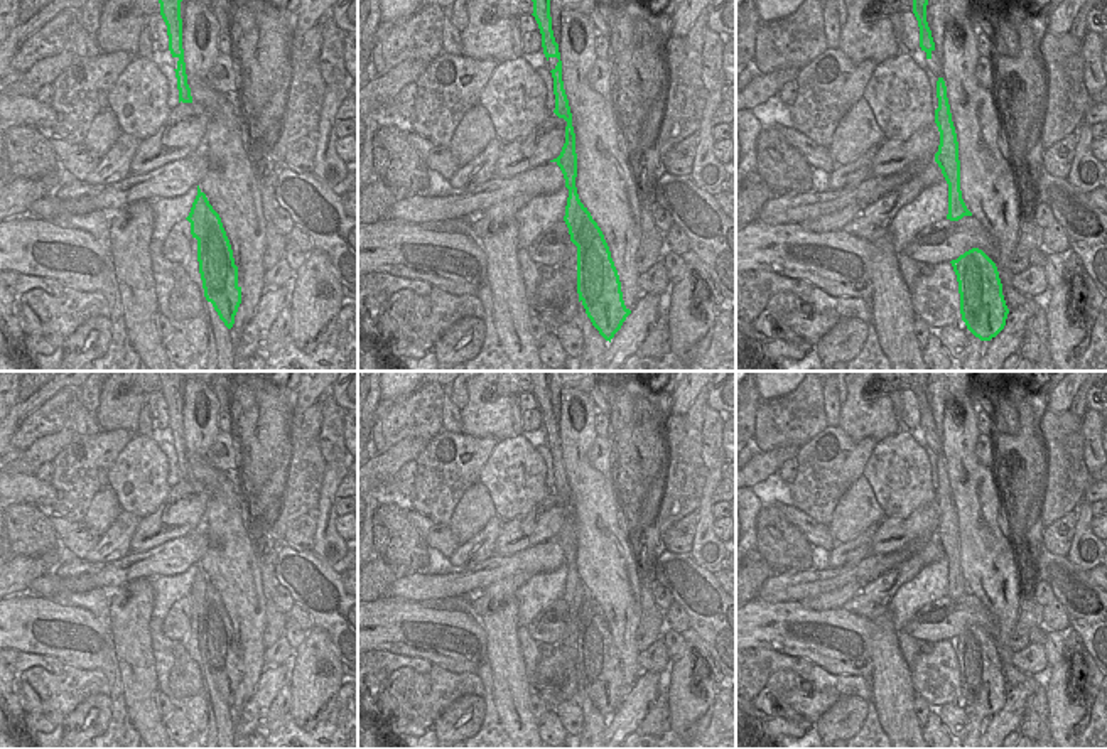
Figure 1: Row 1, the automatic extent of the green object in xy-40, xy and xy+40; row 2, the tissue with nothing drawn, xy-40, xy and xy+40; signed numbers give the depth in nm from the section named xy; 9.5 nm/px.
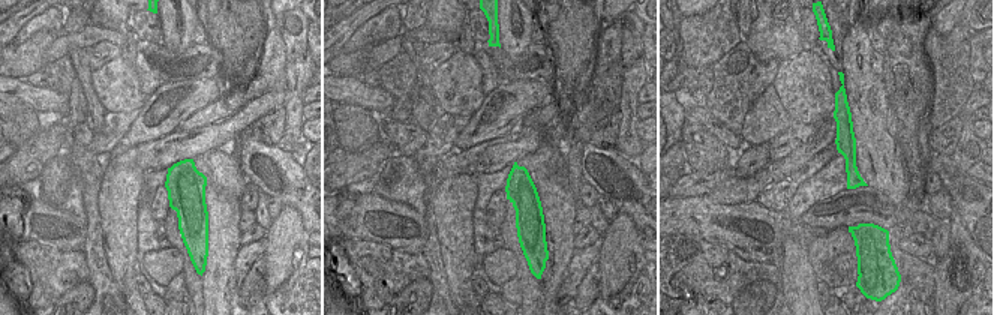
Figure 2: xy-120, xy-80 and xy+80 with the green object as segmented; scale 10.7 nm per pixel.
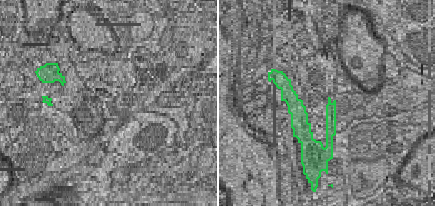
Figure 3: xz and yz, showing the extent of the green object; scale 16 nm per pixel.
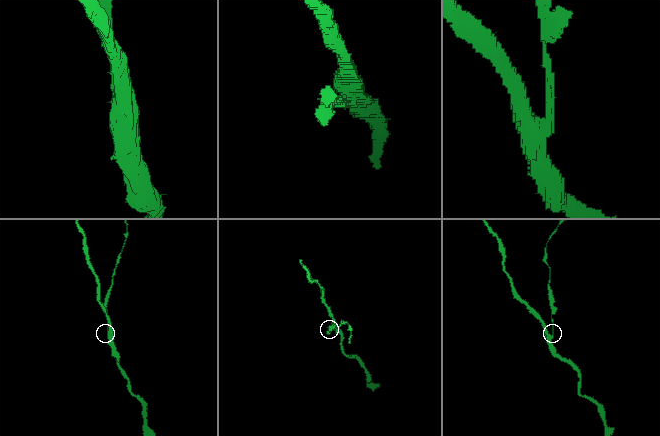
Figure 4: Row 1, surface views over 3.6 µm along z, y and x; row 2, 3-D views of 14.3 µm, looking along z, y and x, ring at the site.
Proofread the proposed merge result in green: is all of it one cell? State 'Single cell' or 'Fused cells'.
Fused cells.

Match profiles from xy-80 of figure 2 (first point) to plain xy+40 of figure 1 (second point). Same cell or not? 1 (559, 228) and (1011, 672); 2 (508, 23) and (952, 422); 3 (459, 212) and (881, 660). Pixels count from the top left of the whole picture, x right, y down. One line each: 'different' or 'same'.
1: different
2: same
3: same

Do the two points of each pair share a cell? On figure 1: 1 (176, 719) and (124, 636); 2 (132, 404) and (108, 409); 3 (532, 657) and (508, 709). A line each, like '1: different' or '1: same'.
1: different
2: same
3: different

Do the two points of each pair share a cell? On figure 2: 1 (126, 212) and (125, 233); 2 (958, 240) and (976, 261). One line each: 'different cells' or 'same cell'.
1: same cell
2: same cell

